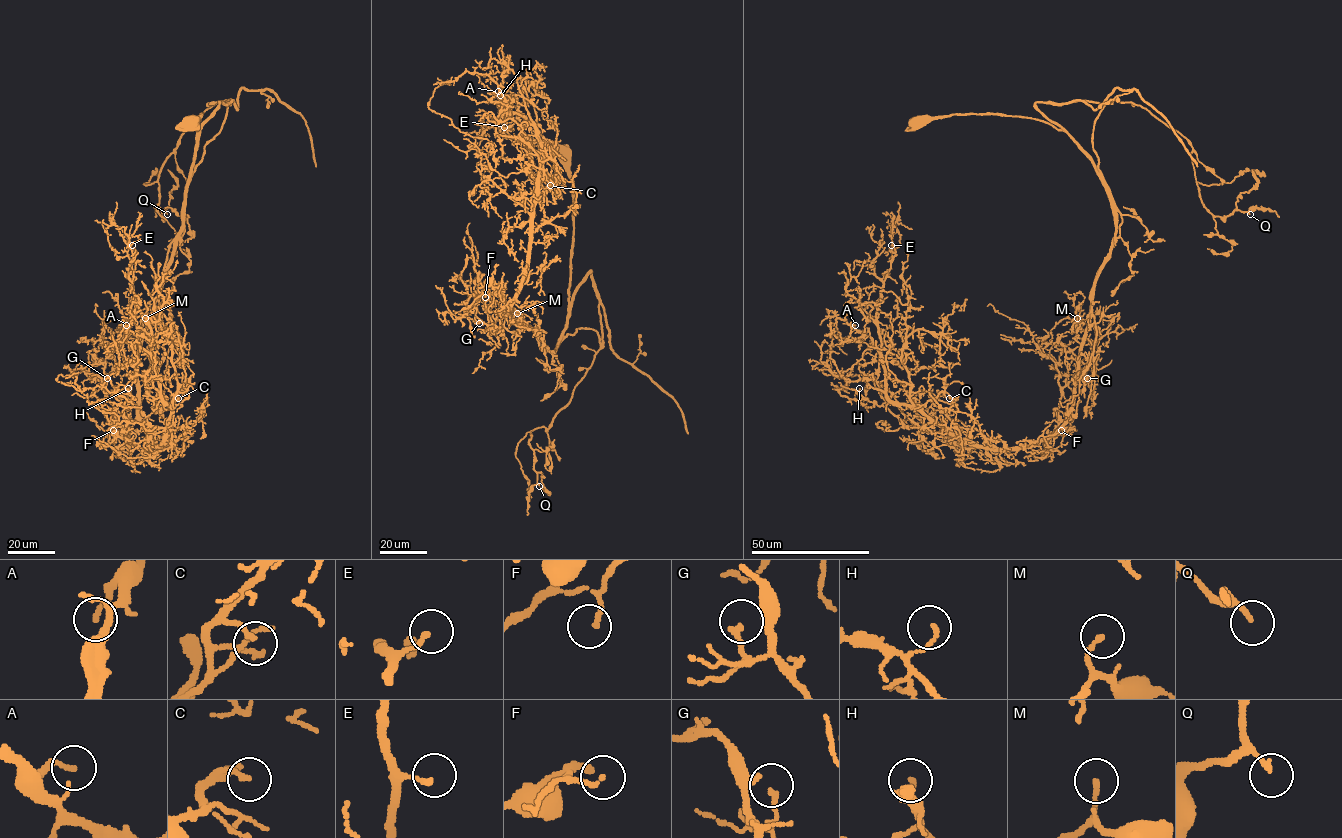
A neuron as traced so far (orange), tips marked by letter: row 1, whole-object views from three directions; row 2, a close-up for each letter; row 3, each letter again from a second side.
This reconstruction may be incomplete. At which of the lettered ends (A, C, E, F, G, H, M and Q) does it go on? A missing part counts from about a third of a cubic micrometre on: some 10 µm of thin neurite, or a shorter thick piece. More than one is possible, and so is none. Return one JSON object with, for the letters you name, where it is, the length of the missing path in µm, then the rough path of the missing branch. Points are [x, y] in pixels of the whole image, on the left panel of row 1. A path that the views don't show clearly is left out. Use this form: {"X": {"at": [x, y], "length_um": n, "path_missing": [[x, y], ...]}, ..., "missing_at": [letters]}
{"Q": {"at": [167, 214], "length_um": 30}, "missing_at": ["Q"]}

